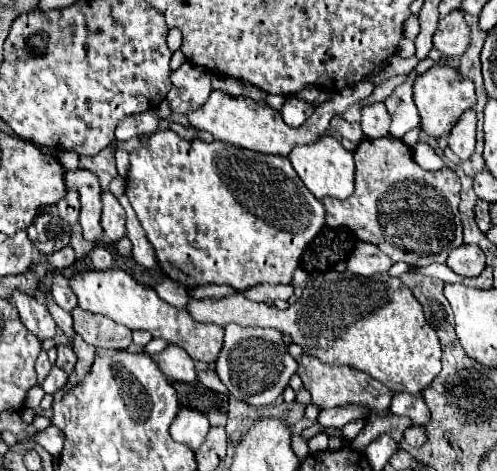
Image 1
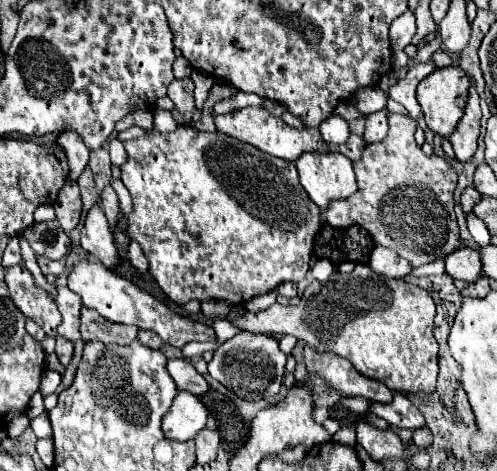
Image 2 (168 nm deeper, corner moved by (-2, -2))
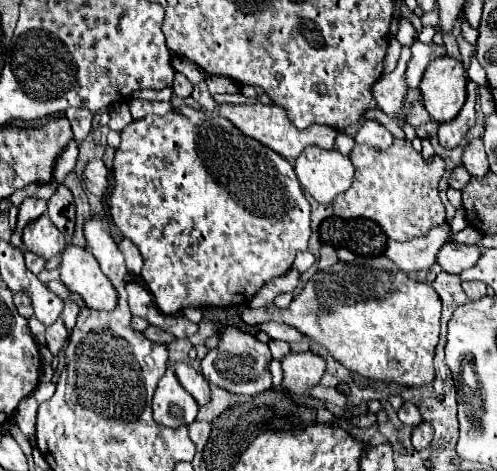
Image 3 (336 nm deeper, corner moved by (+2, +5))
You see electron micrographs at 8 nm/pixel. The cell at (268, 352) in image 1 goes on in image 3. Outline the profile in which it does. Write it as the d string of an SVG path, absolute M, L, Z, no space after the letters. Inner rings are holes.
M228 326L220 338L218 348L210 350L202 360L202 374L208 382L226 388L234 394L256 396L272 388L272 374L270 374L272 354L266 342L260 342L254 334L244 332L236 326Z

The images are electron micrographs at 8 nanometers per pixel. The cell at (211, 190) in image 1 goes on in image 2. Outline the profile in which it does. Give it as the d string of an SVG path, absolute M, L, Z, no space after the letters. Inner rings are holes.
M180 125L176 131L170 133L158 133L158 131L148 131L144 137L124 141L128 161L122 167L122 183L132 195L132 213L128 215L128 235L134 239L142 251L144 257L148 259L148 271L164 291L164 295L174 303L174 305L184 305L190 299L196 301L226 301L228 305L240 305L244 301L250 301L252 297L264 295L268 291L274 291L280 284L286 281L302 281L306 271L310 269L310 257L314 251L314 239L318 229L320 229L320 211L318 207L310 201L306 191L300 185L298 171L294 163L272 157L254 145L242 143L234 137L228 137L224 133L204 133L198 131L190 125Z

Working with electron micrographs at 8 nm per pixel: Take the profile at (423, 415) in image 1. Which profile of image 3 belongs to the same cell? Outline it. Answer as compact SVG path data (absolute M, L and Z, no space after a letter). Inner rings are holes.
M404 402L402 408L398 410L398 416L408 426L418 426L422 422L422 414L418 412L418 408L412 402Z

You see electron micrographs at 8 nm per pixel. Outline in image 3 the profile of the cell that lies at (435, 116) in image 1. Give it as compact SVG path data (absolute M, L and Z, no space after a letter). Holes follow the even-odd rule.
M450 56L432 60L420 80L420 94L430 118L450 122L466 102L466 72L462 62Z

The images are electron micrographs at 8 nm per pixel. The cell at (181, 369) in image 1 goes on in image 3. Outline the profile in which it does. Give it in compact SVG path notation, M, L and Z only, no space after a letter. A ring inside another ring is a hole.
M176 362L174 364L174 374L176 374L178 382L184 386L184 390L190 392L200 406L208 404L208 400L210 400L210 384L200 372L196 372L186 362Z

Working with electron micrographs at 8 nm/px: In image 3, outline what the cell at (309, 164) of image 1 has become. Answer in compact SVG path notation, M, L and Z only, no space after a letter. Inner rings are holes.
M308 146L294 162L294 172L302 184L302 188L320 204L330 204L338 194L346 192L354 180L354 166L348 156L340 154L336 148L322 150L316 146Z

